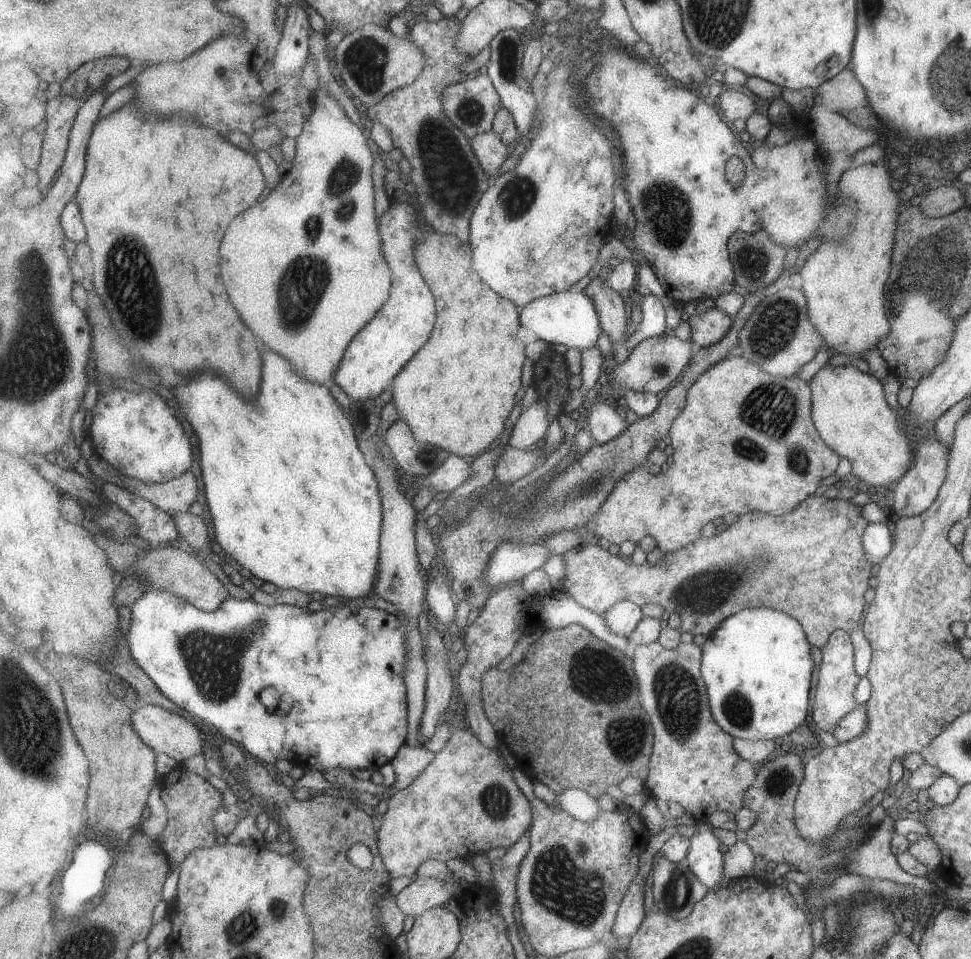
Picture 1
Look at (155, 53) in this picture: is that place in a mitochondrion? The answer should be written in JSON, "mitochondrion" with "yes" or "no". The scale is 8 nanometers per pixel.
{"mitochondrion":"no"}

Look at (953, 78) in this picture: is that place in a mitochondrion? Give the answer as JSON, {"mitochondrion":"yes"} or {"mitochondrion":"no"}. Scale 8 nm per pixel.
{"mitochondrion":"yes"}

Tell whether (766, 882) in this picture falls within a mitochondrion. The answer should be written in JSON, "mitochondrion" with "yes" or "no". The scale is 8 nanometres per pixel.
{"mitochondrion":"no"}

